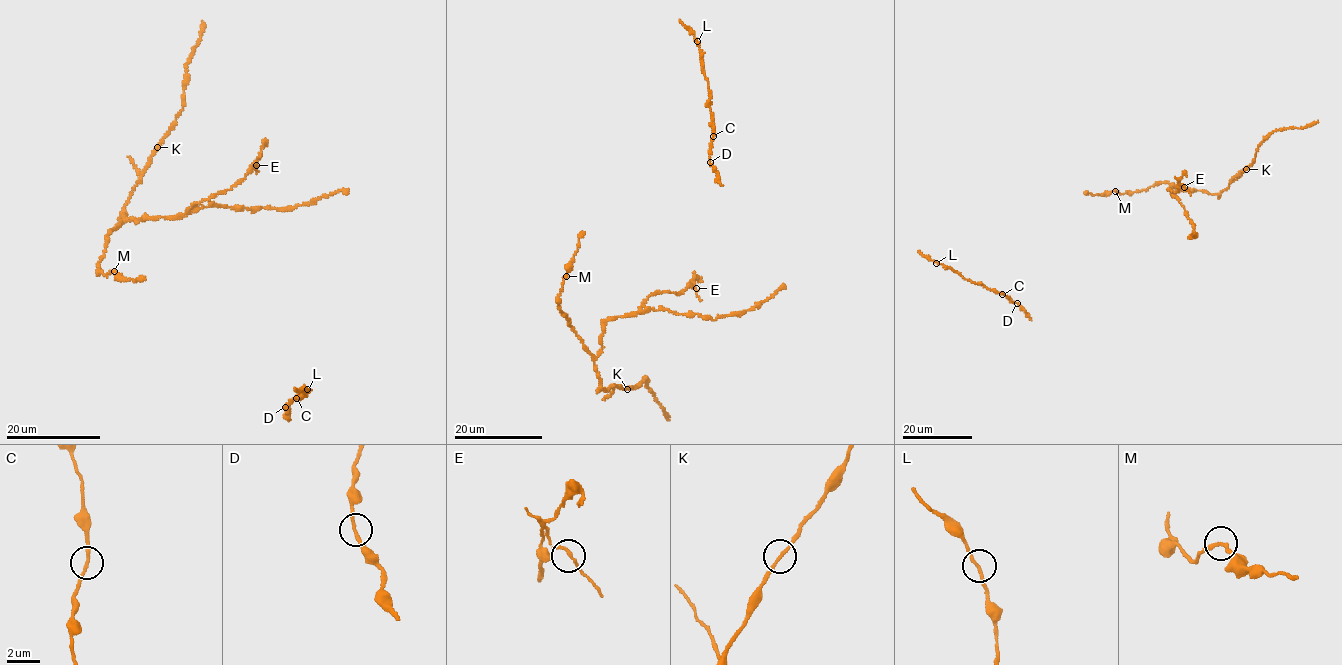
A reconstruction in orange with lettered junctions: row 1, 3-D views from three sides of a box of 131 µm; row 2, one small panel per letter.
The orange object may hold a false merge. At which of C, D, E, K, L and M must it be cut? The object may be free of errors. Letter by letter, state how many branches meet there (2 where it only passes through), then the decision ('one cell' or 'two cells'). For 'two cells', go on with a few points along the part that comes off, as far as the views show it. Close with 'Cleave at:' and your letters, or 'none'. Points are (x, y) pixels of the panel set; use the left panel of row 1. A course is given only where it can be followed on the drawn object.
C: branches 2; one cell
D: branches 2; one cell
E: branches 2; one cell
K: branches 2; one cell
L: branches 2; one cell
M: branches 2; one cell
Cleave at: none

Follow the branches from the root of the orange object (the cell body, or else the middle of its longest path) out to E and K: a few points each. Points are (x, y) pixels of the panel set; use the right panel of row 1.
E: (1112, 191), (1164, 182), (1194, 190), (1172, 186), (1172, 196), (1168, 189), (1184, 187)
K: (1112, 191), (1120, 194), (1145, 190), (1164, 182), (1218, 194), (1228, 187), (1232, 177), (1246, 169)

